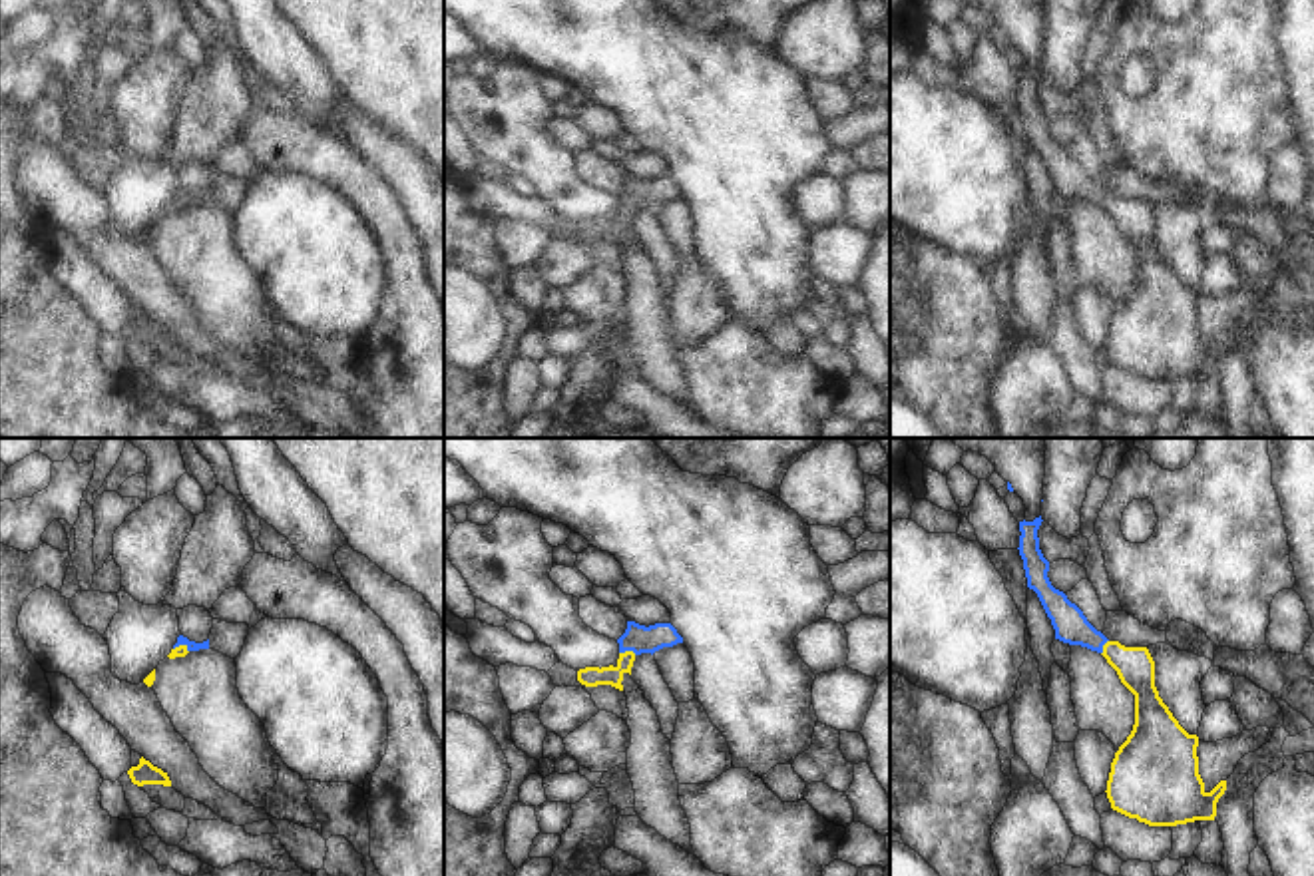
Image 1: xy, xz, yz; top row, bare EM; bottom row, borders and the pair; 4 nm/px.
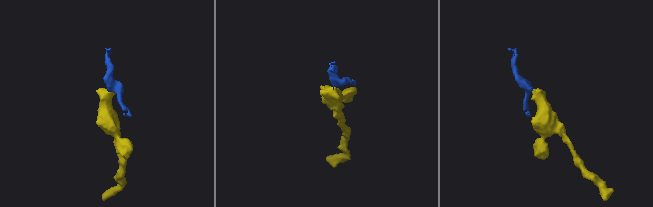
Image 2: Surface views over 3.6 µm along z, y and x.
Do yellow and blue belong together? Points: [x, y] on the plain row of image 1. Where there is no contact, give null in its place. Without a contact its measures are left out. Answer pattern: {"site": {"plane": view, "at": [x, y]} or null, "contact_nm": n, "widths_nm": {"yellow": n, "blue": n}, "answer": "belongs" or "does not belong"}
{"site": {"plane": "xz", "at": [628, 206]}, "contact_nm": 70, "widths_nm": {"yellow": 80, "blue": 110}, "answer": "belongs"}

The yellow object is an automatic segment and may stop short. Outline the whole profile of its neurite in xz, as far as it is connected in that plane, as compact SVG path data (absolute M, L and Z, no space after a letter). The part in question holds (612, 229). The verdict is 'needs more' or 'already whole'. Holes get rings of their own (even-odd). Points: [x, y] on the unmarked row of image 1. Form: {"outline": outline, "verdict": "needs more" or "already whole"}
{"outline": "M627 175L625 187L617 193L619 197L619 213L617 219L609 221L585 221L577 225L577 235L585 241L611 239L623 245L623 229L631 229L631 221L637 209L655 207L663 201L673 201L683 197L683 191L671 177L655 177L655 179L639 179L635 175Z", "verdict": "needs more"}

